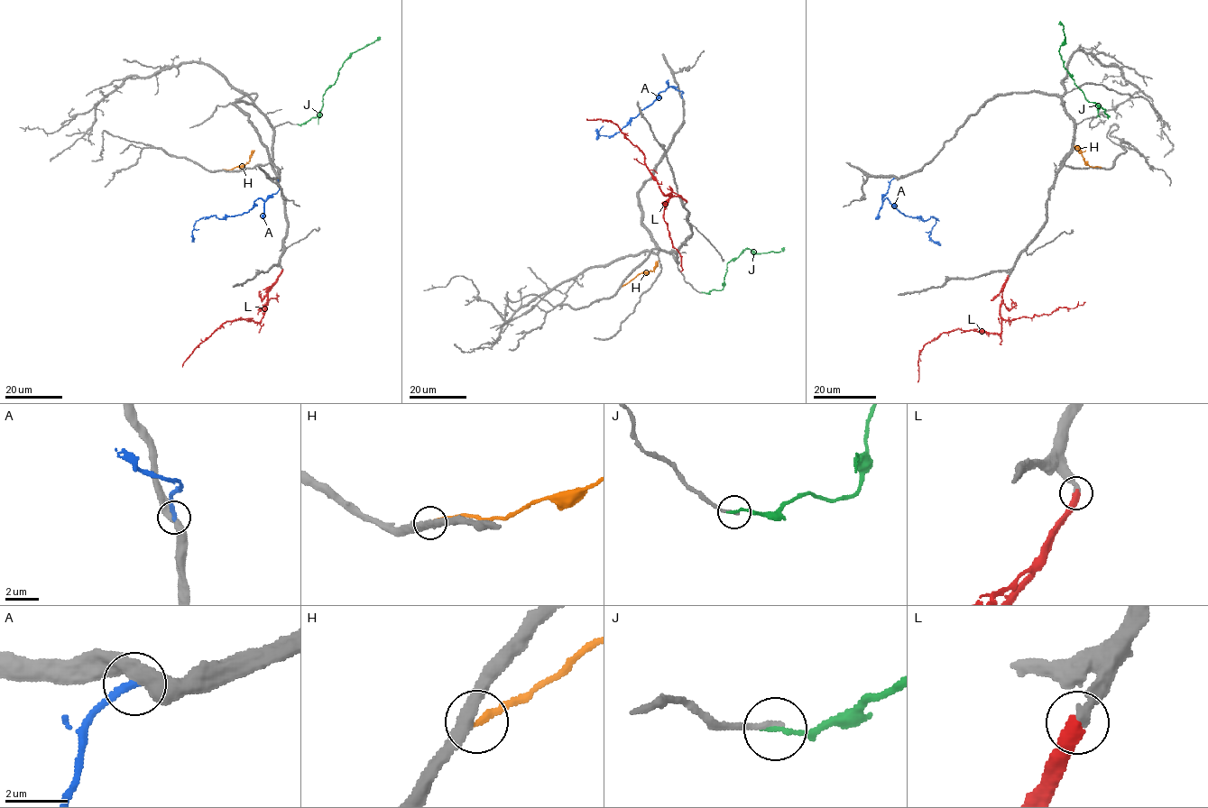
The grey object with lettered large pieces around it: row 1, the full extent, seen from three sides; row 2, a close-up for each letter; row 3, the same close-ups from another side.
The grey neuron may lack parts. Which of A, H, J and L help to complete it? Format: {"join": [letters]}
{"join": ["L"]}

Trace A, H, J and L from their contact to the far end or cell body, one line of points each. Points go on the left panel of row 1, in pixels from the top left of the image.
A: (278, 179), (279, 190), (265, 200), (258, 198), (247, 212), (195, 222), (192, 242)
H: (217, 170), (244, 164), (254, 151)
J: (298, 124), (319, 116), (322, 96), (337, 78), (342, 65), (354, 52), (380, 39)
L: (282, 270), (268, 292), (262, 321), (240, 317), (226, 321), (194, 350), (182, 367)

